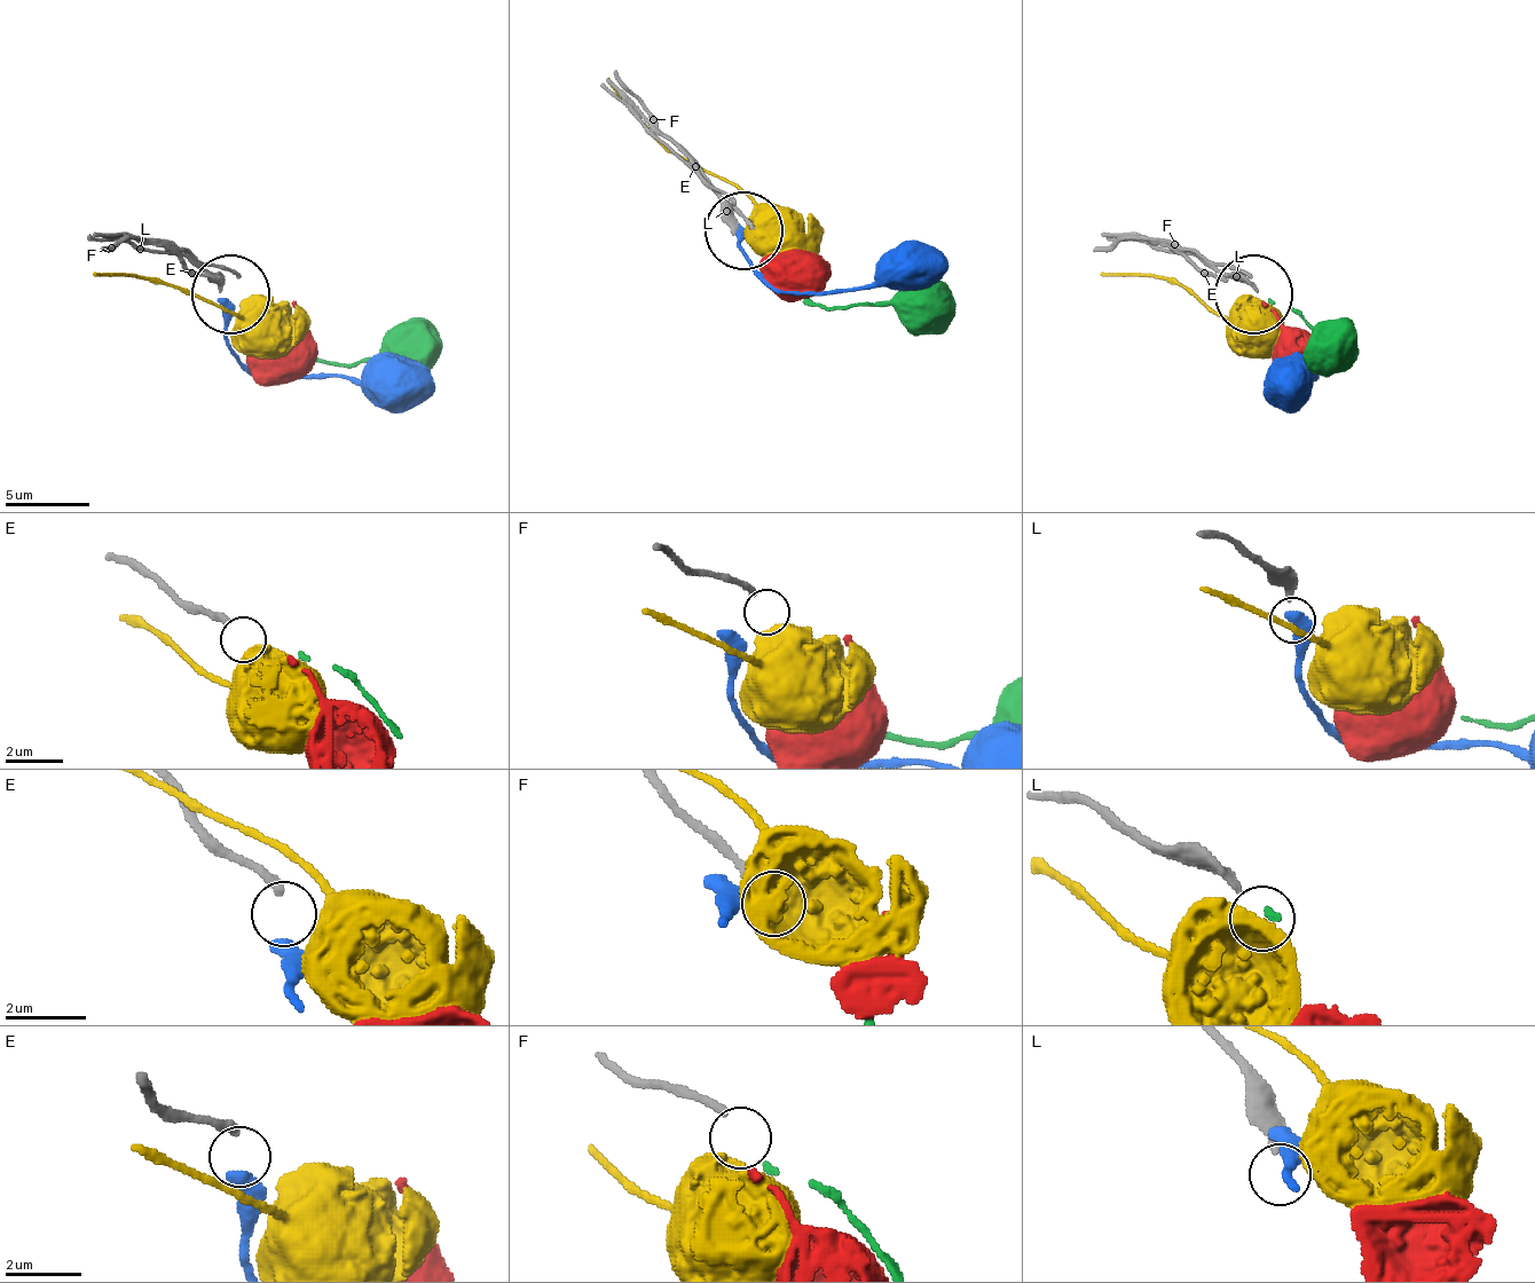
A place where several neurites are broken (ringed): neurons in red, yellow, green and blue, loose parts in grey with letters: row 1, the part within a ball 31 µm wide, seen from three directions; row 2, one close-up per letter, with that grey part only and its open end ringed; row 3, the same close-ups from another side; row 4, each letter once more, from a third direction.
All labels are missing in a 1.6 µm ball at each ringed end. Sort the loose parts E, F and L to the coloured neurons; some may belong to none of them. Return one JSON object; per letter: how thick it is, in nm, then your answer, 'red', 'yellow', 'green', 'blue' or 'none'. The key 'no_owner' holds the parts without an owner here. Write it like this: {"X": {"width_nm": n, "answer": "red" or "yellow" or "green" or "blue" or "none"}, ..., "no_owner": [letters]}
{"E": {"width_nm": 240, "answer": "blue"}, "F": {"width_nm": 220, "answer": "none"}, "L": {"width_nm": 240, "answer": "none"}, "no_owner": ["F", "L"]}

